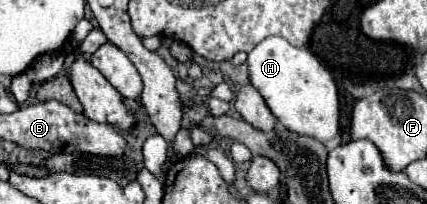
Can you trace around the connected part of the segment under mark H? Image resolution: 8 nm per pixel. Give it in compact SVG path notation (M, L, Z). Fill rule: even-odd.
M267 37L247 55L249 83L261 93L269 111L291 131L329 141L339 135L339 95L329 69L309 49L293 47L283 37Z

